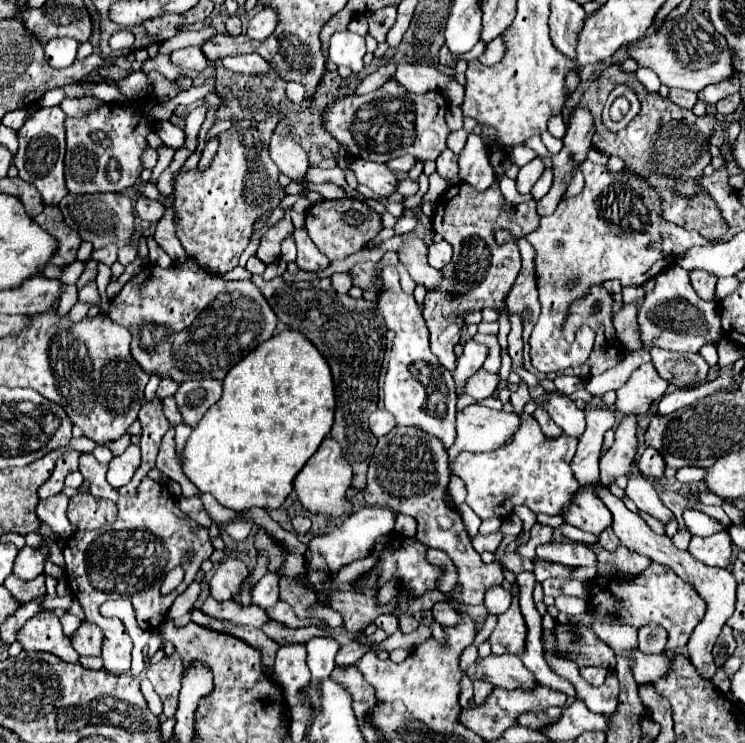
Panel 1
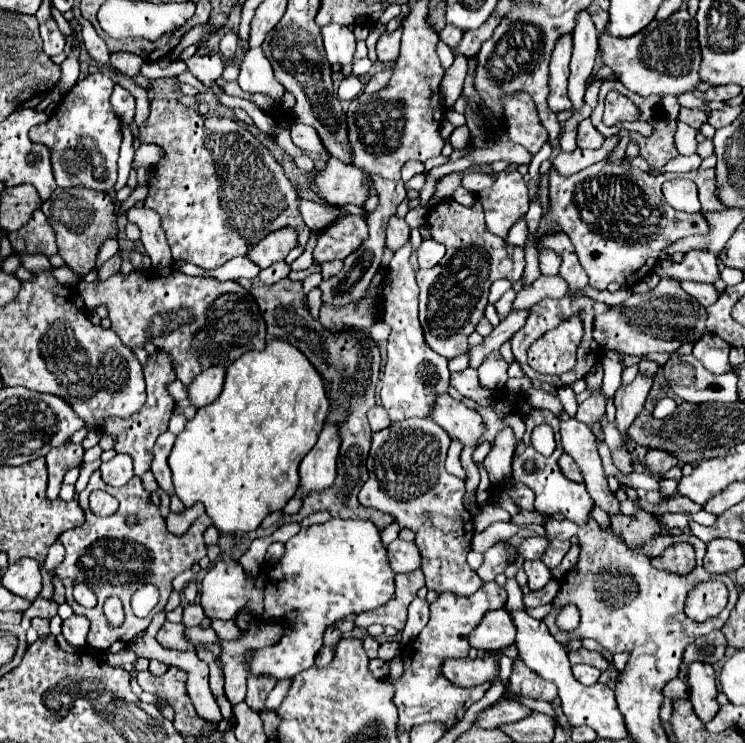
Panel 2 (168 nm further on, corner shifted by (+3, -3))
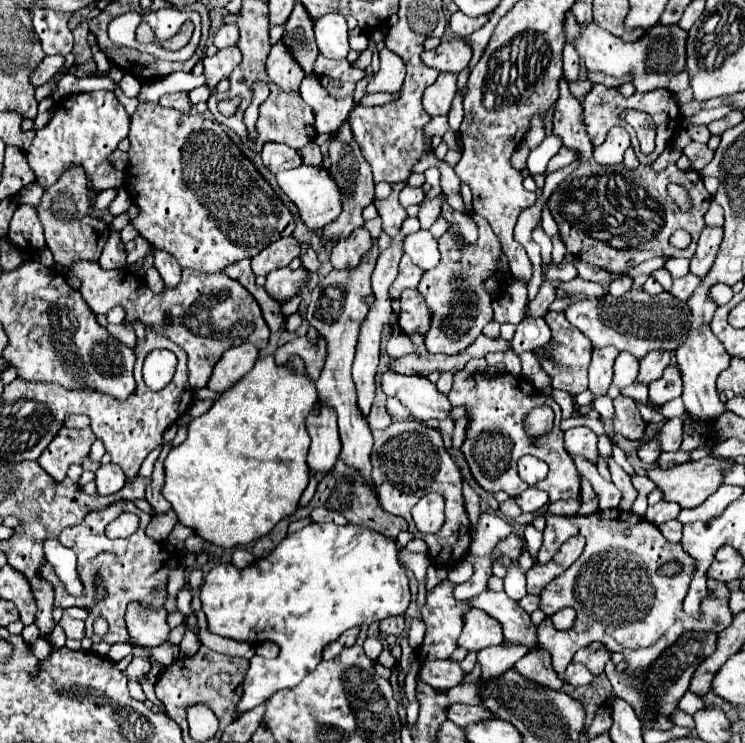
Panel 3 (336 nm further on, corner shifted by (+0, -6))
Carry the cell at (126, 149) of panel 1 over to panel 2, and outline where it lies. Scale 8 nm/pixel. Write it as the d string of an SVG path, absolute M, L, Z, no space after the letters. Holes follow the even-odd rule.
M87 74L67 92L67 96L63 94L47 122L30 130L29 137L33 142L40 142L51 150L51 166L57 186L69 188L81 184L99 192L113 190L121 146L121 120L109 102L114 86L115 82L105 74Z

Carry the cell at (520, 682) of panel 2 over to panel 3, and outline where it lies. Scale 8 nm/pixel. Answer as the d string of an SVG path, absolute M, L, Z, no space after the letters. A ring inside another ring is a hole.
M546 649L530 651L528 655L524 655L524 657L514 665L514 669L516 669L522 677L526 677L526 679L530 679L530 681L534 681L534 683L538 683L538 685L542 685L542 687L550 687L550 689L554 689L554 691L560 691L562 685L564 685L564 683L558 679L556 671L552 669L550 653L548 653Z

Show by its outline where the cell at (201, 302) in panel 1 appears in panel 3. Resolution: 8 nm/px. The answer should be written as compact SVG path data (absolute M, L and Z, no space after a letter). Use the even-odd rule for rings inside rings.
M80 261L72 271L82 281L80 293L96 315L104 315L112 307L122 307L126 313L124 327L134 329L134 323L138 321L142 327L150 327L182 347L188 355L188 383L192 389L202 389L208 383L212 367L230 347L254 343L262 351L268 343L270 331L256 299L226 273L210 275L196 269L182 269L178 287L154 293L146 281L130 269L104 271L98 263Z

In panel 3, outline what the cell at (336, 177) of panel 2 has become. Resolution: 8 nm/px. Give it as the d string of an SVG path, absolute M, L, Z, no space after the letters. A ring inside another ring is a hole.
M300 165L300 167L288 169L288 171L278 171L276 179L278 179L280 189L296 203L296 207L300 209L302 221L310 229L322 229L330 221L334 221L338 217L338 213L342 213L342 191L338 191L338 185L334 183L334 179L330 179L330 173L326 167Z

